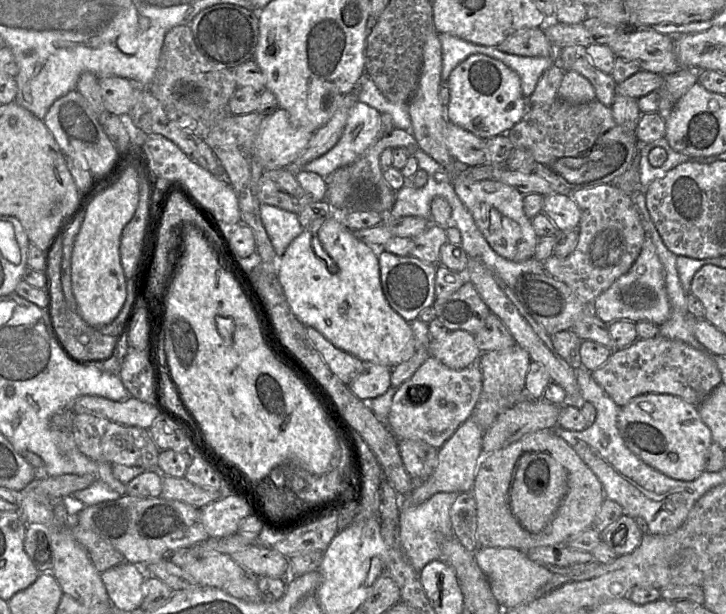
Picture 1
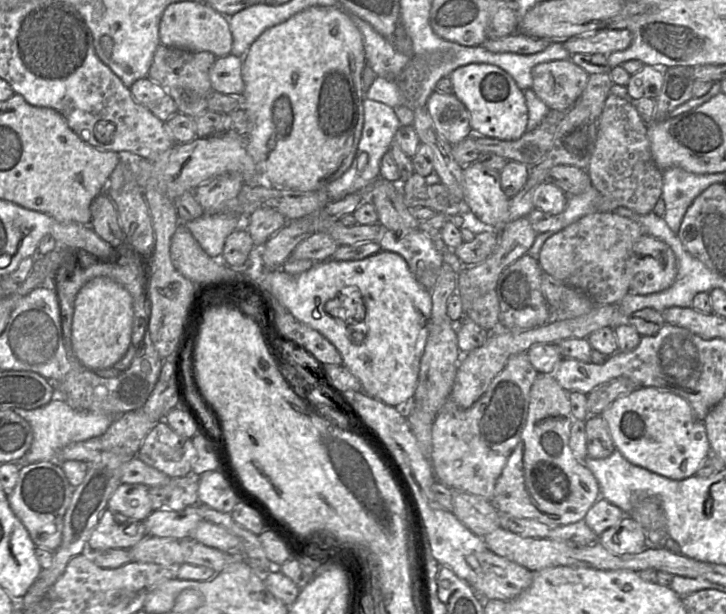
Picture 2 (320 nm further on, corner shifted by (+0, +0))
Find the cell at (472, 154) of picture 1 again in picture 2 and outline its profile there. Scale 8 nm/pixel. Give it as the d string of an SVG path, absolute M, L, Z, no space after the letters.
M434 91L426 106L438 133L451 145L471 136L470 114L454 95Z

